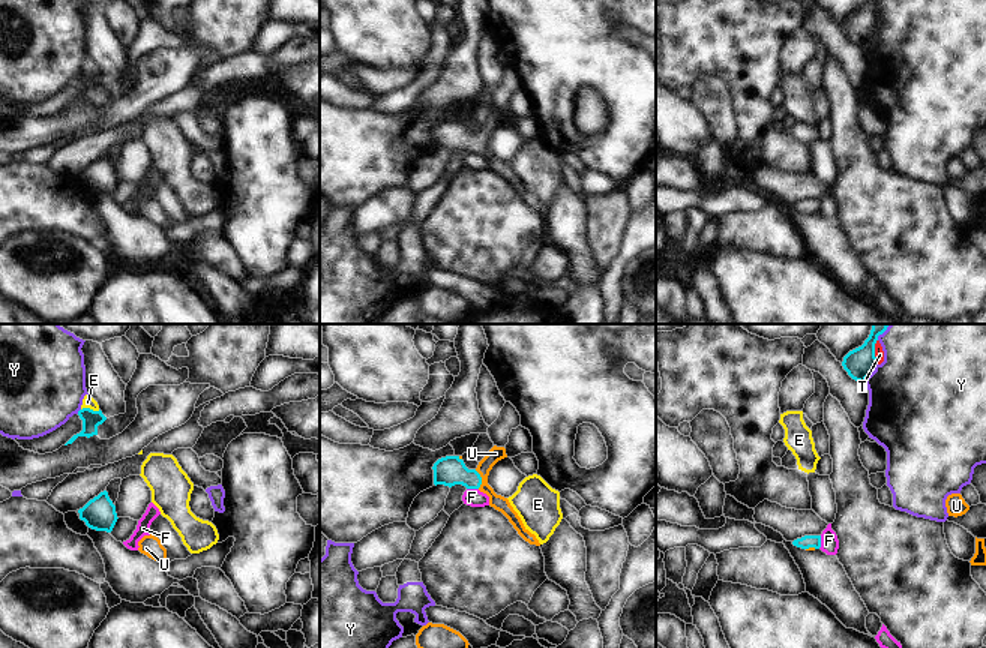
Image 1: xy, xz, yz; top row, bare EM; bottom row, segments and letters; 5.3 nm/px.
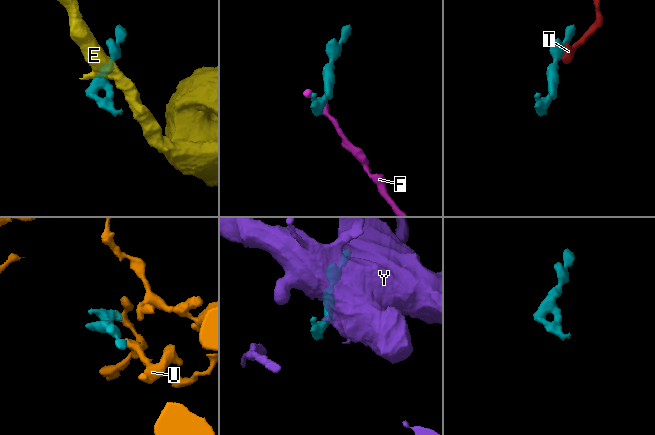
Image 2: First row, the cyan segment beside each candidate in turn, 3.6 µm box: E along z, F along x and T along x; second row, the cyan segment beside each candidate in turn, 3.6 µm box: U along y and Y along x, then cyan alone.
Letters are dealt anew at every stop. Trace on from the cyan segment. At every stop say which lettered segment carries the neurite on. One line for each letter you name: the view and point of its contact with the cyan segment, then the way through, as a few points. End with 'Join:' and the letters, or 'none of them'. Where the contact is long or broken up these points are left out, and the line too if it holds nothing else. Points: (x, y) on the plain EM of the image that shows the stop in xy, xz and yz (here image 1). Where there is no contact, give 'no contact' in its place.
U: xz (480, 143) | across xz (450, 134), (470, 143), (480, 143), (483, 131), (496, 117)
Join: U

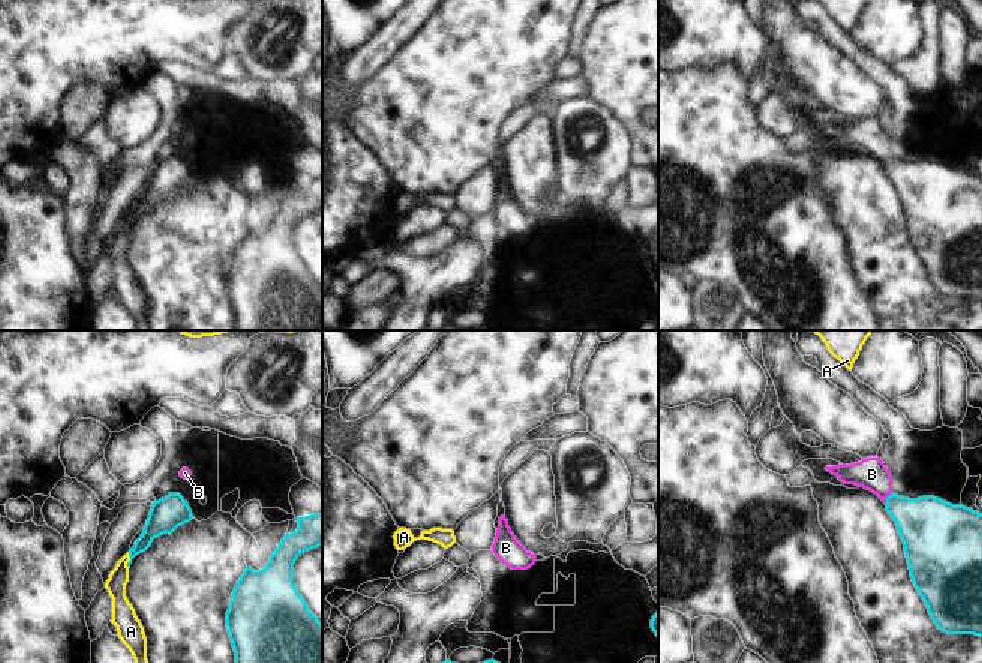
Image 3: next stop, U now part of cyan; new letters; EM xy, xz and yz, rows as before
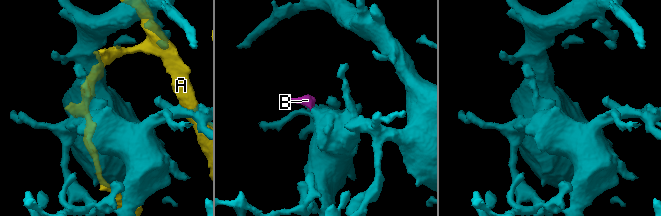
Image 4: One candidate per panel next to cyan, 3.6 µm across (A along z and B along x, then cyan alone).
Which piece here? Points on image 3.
B: yz (886, 162) | across yz (925, 188), (907, 179), (886, 162), (880, 147), (871, 138)
Join: B

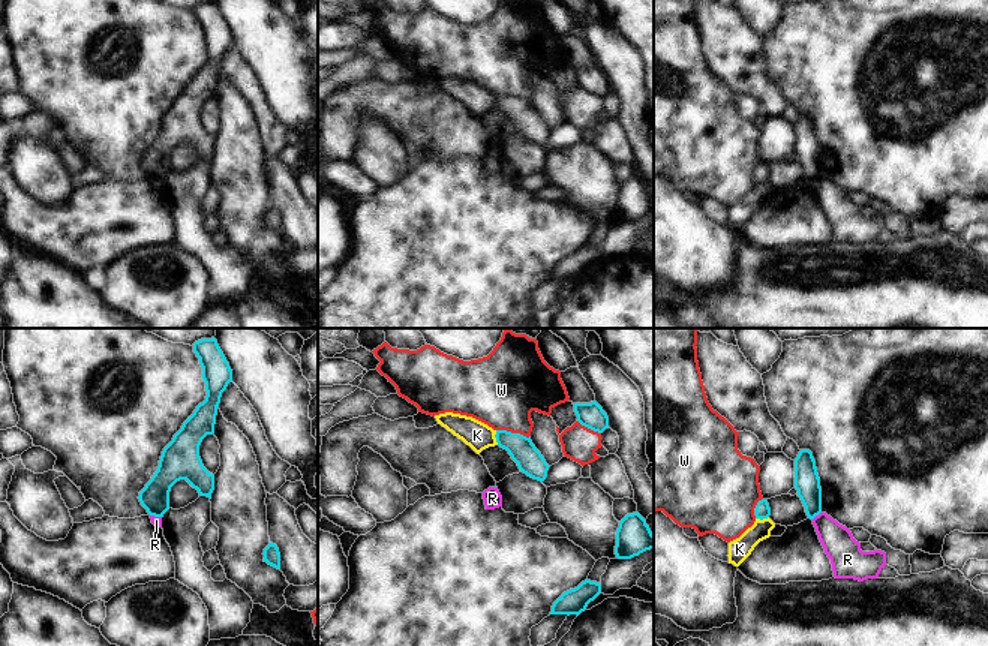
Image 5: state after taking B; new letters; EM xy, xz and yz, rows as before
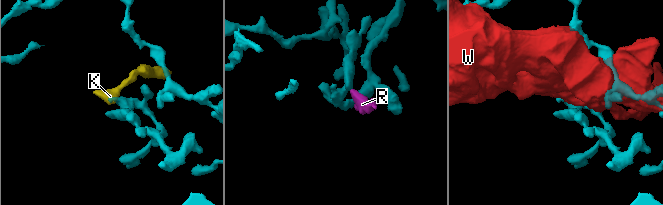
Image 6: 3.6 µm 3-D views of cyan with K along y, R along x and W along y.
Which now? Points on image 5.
Join: none of them

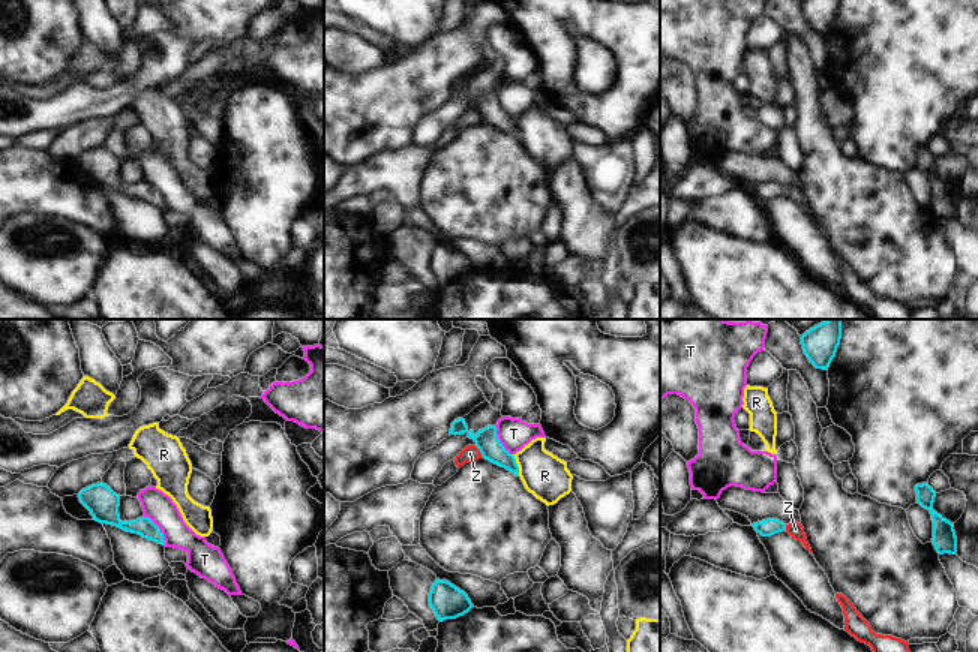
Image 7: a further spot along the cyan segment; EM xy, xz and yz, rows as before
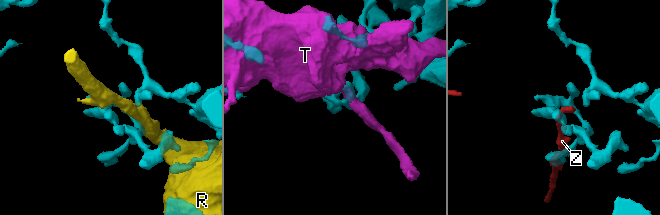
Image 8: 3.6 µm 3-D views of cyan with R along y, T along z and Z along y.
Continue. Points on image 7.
Join: none of them

